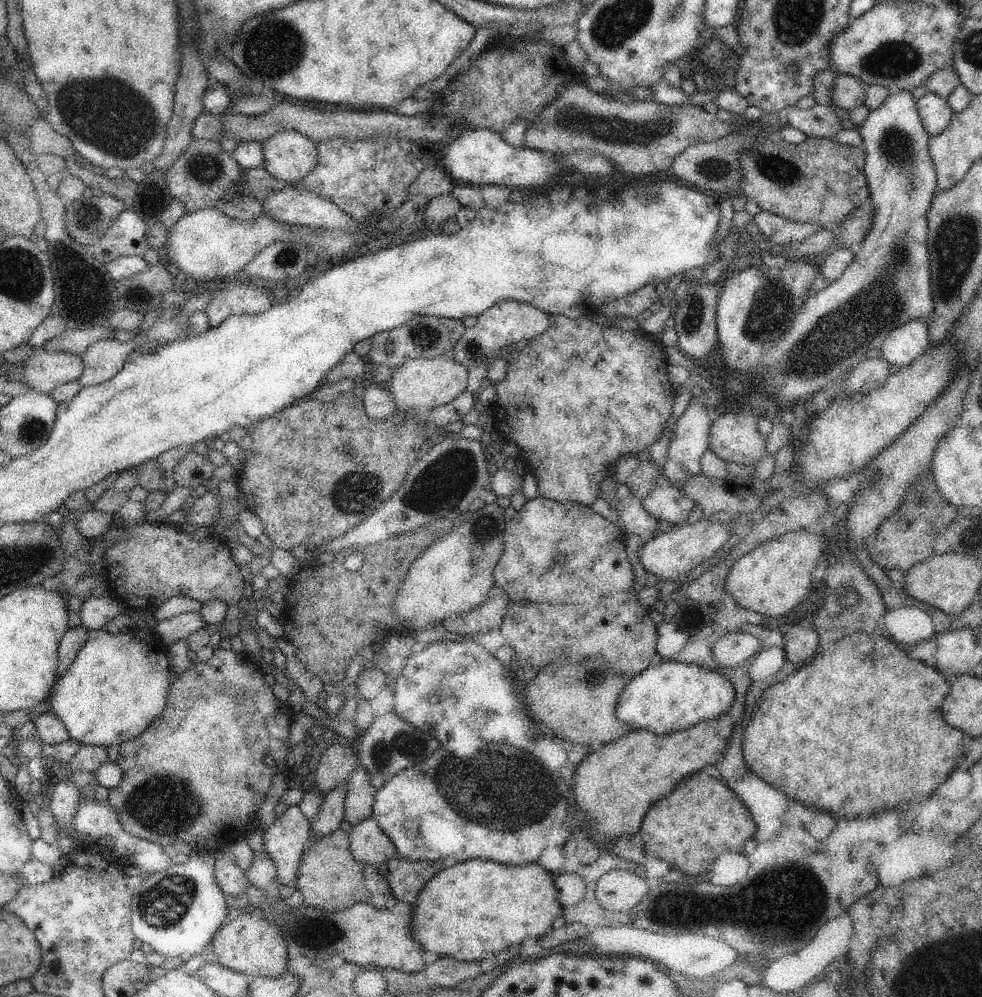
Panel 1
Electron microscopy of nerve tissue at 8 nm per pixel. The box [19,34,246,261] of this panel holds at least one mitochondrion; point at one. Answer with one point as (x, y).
(93, 109)

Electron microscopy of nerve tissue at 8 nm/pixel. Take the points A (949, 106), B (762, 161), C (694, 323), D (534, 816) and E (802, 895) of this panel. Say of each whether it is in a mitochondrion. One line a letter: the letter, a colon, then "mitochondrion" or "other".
A: other
B: mitochondrion
C: mitochondrion
D: other
E: mitochondrion

